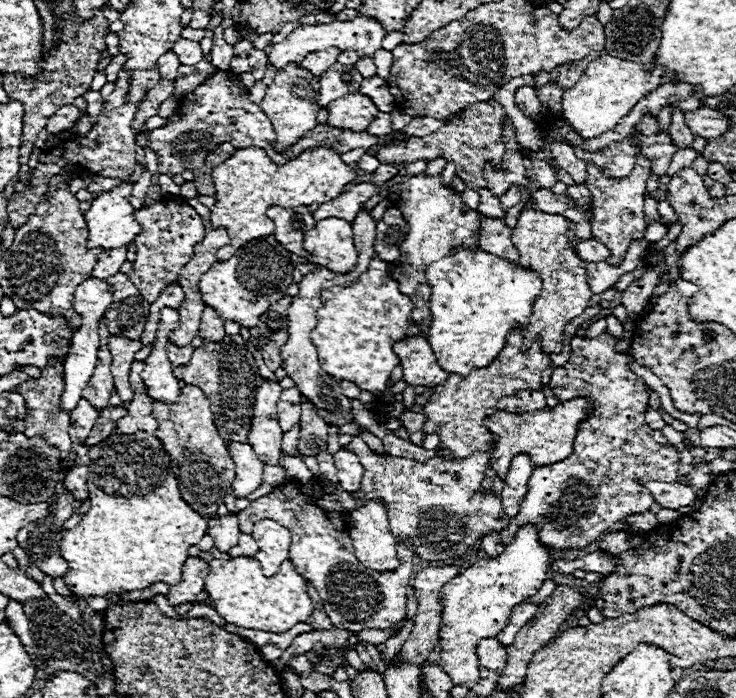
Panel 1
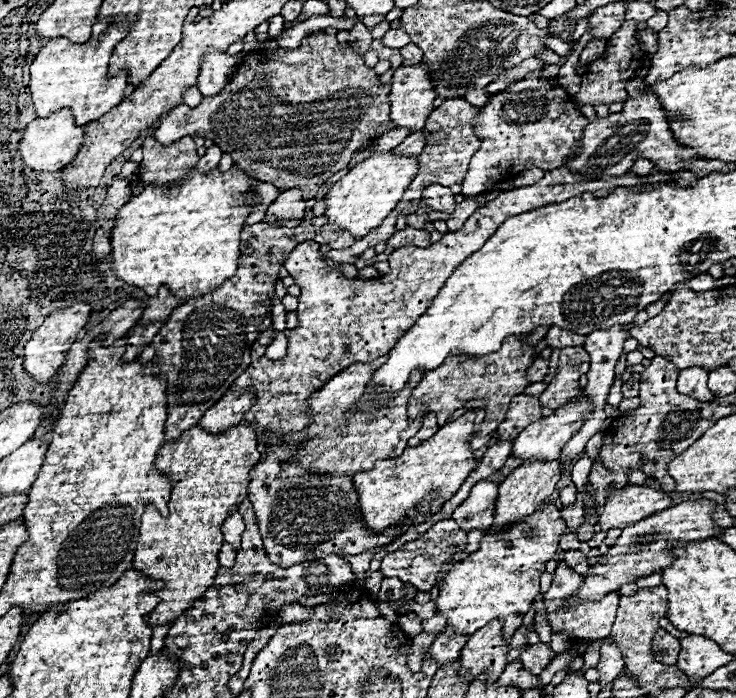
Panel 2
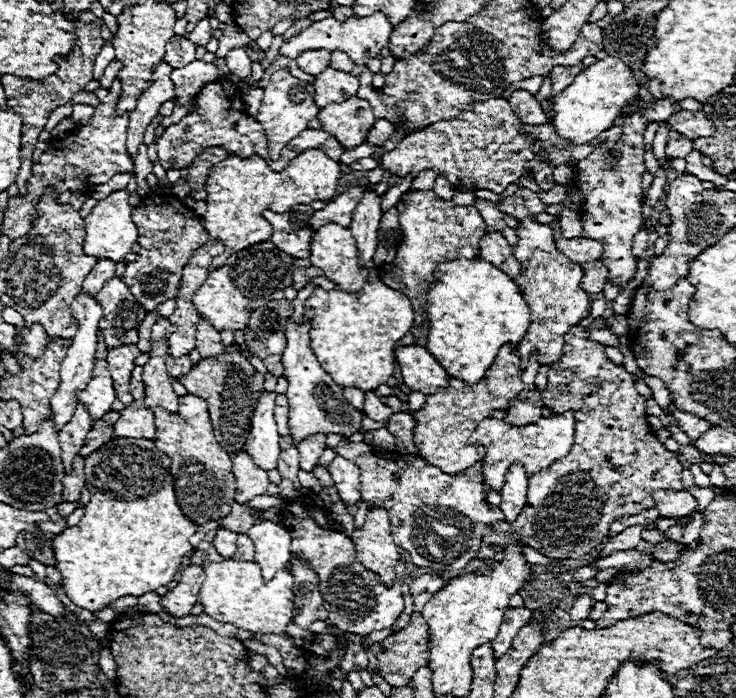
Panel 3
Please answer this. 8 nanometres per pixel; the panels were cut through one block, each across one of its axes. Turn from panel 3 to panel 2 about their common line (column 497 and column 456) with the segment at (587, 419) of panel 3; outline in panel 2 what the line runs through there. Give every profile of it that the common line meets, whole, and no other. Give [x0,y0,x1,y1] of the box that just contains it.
[380,518,466,592]

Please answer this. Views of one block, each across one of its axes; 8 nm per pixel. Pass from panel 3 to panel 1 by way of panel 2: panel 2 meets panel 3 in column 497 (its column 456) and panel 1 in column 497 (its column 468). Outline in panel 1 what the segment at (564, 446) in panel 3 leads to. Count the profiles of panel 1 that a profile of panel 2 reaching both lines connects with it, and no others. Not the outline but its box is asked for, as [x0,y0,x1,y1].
[484,398,590,478]

